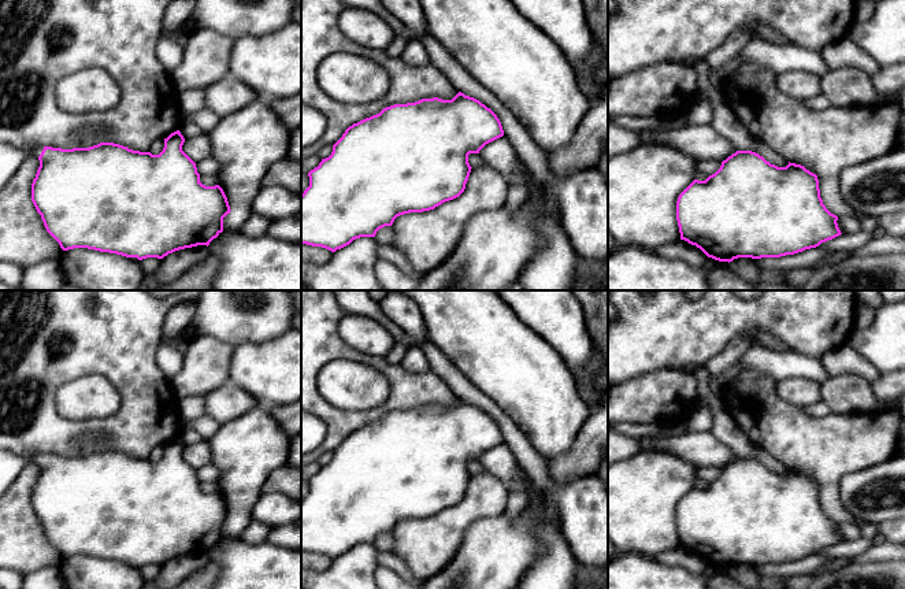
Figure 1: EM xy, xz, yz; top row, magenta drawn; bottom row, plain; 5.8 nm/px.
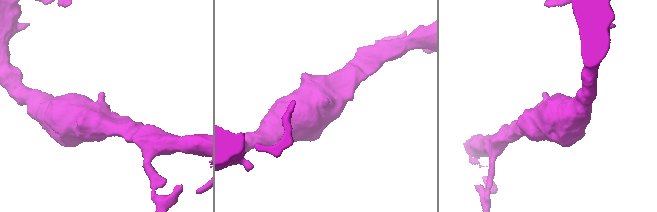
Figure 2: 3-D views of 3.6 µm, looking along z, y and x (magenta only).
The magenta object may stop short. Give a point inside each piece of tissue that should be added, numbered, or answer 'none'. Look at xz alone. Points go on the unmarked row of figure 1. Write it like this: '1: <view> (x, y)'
1: xz (474, 466)

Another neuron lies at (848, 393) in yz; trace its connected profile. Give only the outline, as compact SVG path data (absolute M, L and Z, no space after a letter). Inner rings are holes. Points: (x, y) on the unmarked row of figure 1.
M853 373L830 377L820 384L821 401L838 415L900 410L901 399L876 400L871 382Z

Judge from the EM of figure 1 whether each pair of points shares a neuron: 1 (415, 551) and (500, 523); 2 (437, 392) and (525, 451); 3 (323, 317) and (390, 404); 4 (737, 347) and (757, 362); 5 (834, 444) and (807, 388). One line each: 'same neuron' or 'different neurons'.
1: different neurons
2: different neurons
3: same neuron
4: different neurons
5: different neurons

